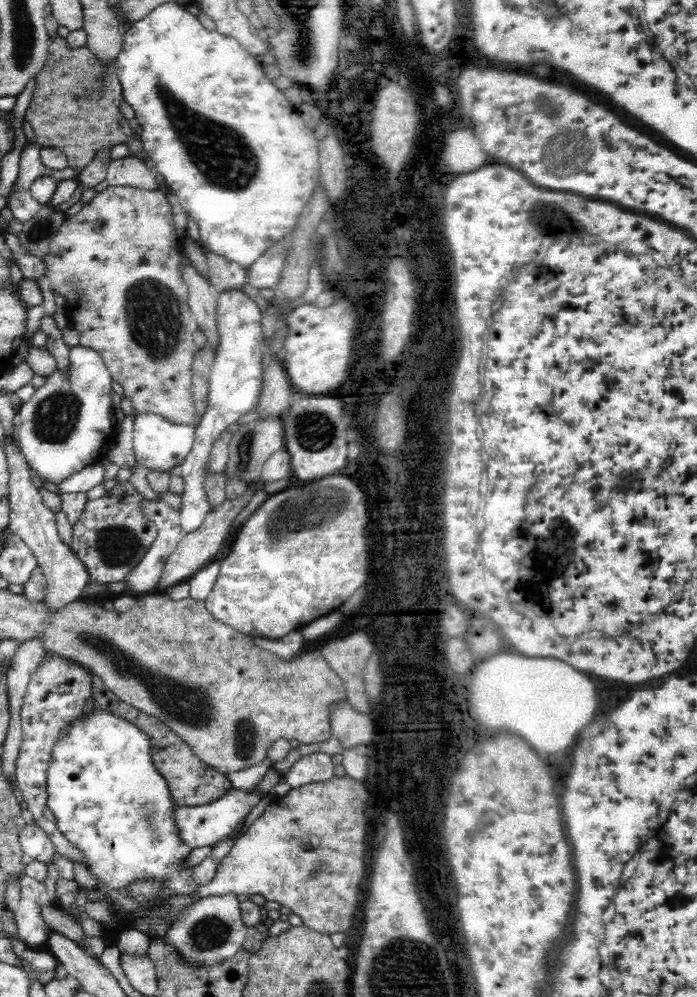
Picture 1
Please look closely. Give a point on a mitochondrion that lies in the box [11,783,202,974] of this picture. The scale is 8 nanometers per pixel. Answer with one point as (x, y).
(155, 830)

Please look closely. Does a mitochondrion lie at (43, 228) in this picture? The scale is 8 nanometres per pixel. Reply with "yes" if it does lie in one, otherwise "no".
yes

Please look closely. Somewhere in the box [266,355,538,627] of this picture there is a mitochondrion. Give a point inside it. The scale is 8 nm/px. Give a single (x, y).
(310, 431)

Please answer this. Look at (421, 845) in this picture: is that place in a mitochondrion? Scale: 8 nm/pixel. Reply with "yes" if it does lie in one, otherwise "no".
no

